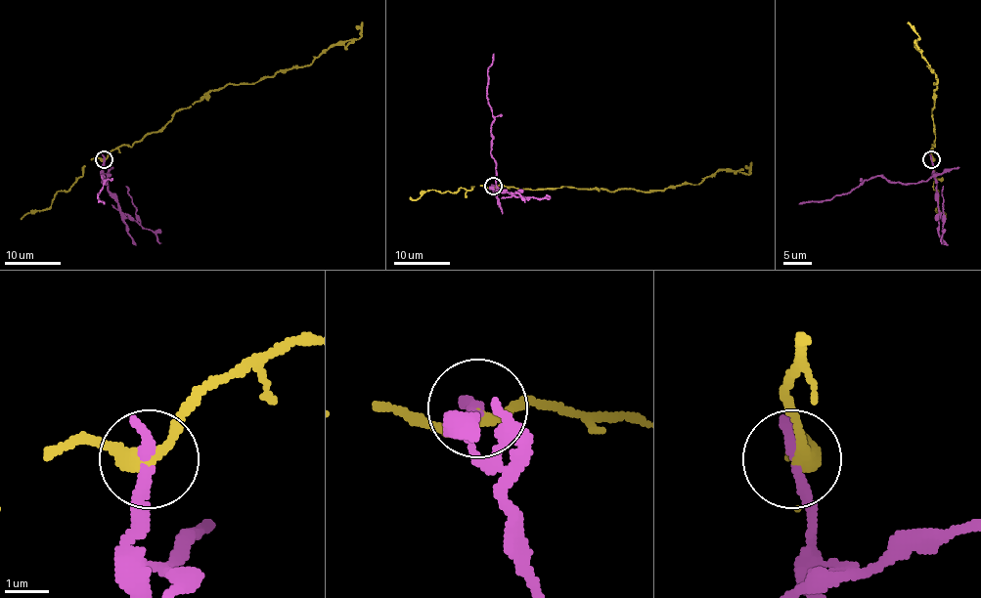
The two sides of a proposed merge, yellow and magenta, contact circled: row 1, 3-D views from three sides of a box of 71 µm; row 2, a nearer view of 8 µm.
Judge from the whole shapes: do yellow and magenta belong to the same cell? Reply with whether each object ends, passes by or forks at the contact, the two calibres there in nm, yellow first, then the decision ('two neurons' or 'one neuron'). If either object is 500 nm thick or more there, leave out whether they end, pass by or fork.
yellow passes by; magenta ends there; 320 nm thick on the yellow side, 300 nm on the other; two neurons

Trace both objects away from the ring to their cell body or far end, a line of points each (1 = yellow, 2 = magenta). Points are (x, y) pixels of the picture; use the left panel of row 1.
1: (104, 160), (112, 150), (158, 132), (176, 111), (211, 92), (308, 66), (331, 47), (359, 37), (363, 21)
2: (104, 160), (103, 171), (107, 183), (101, 183), (103, 175), (98, 193), (98, 200), (104, 203)

